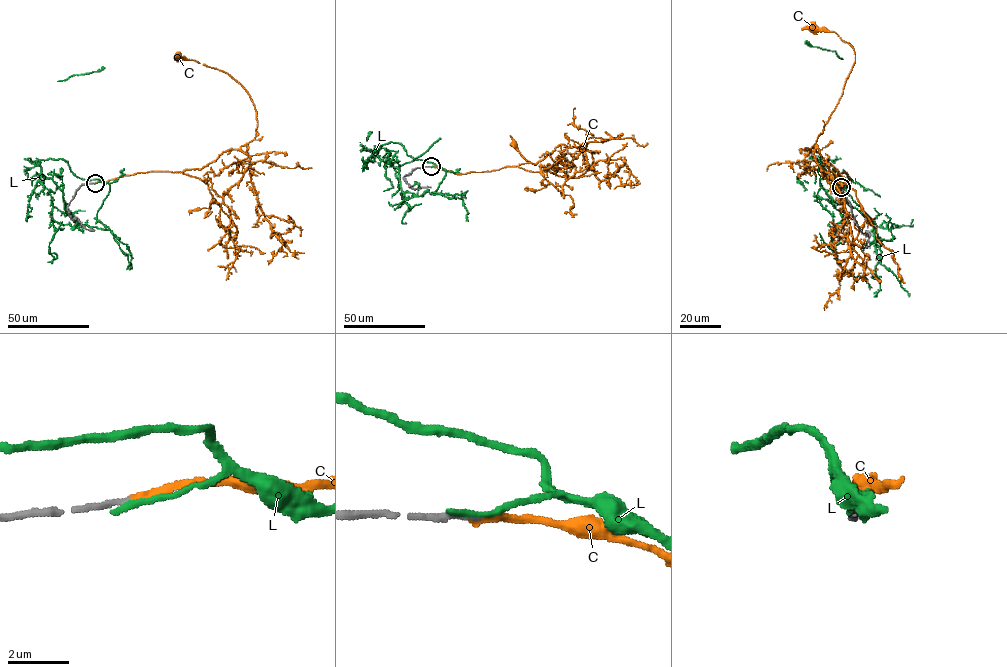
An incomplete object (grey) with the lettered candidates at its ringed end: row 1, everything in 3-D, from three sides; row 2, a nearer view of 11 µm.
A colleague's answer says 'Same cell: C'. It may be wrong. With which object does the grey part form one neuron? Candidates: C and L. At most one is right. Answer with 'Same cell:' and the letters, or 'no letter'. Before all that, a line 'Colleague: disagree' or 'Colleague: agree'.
Colleague: agree
Same cell: C

